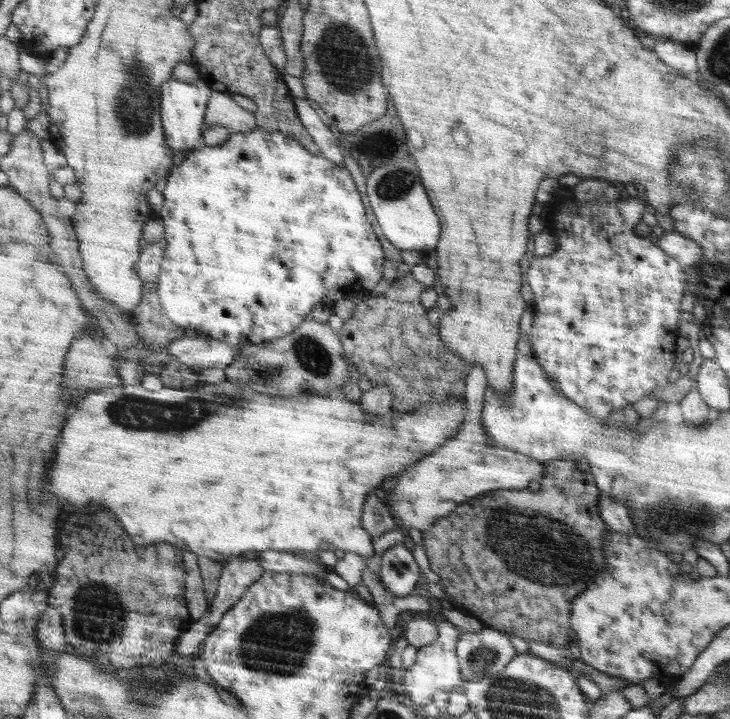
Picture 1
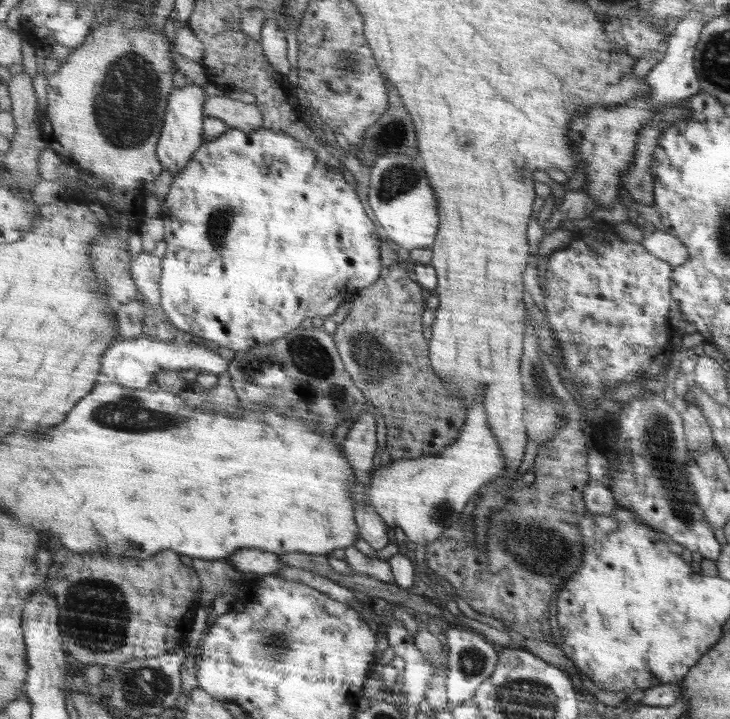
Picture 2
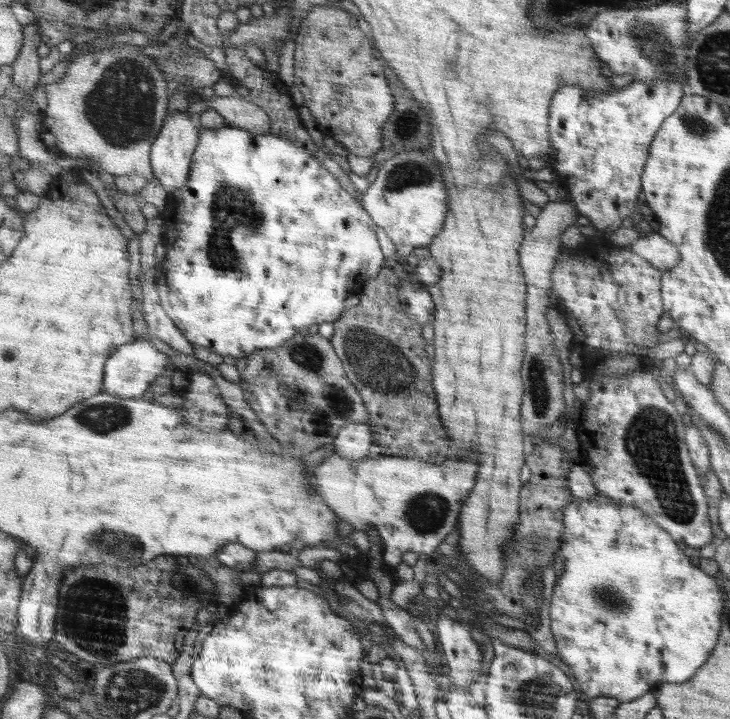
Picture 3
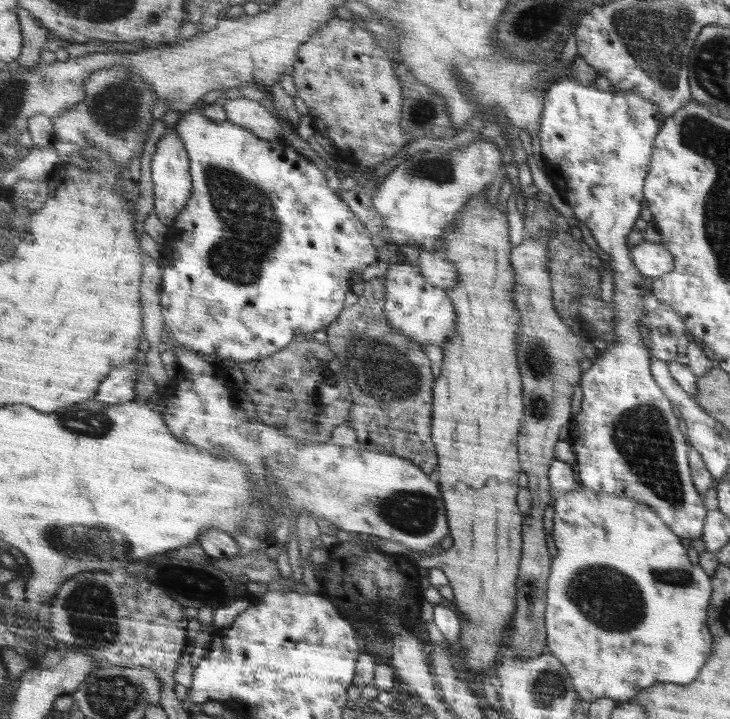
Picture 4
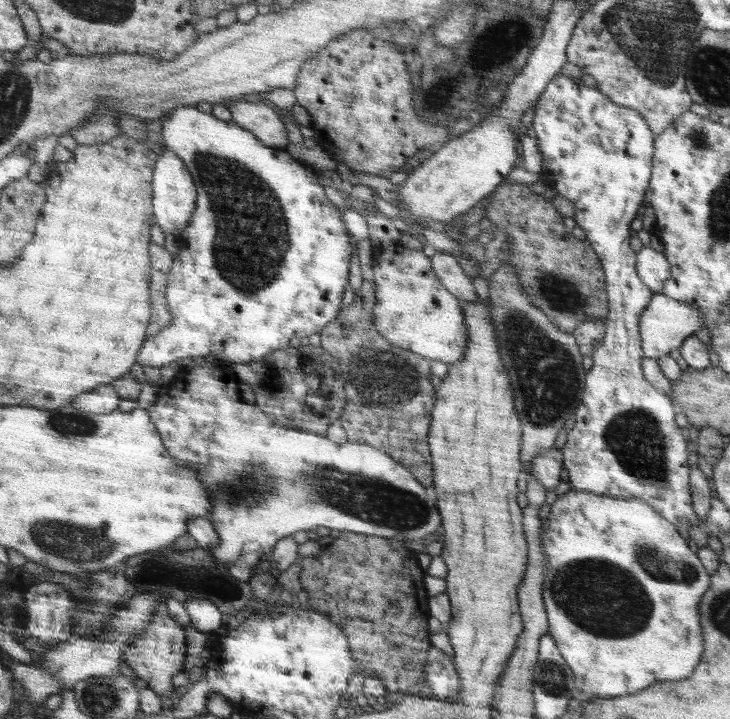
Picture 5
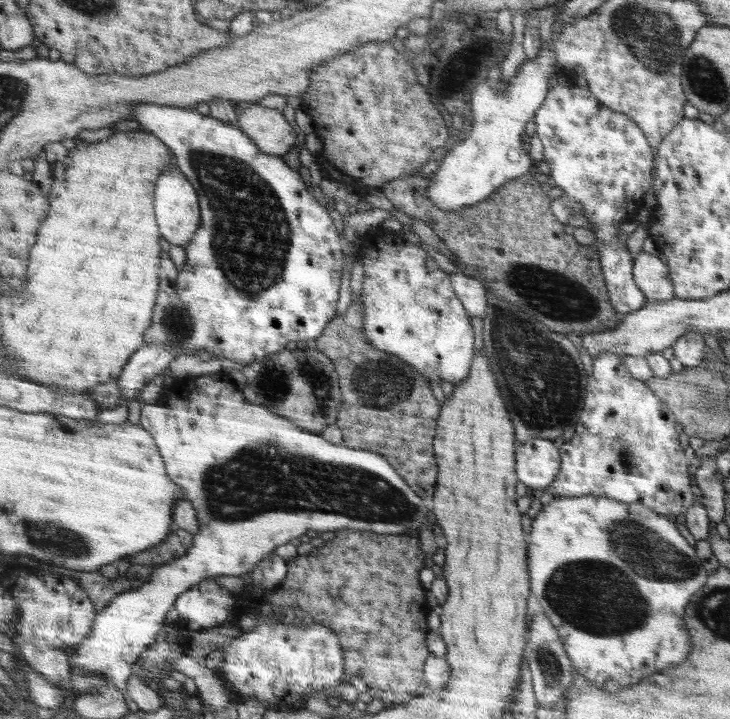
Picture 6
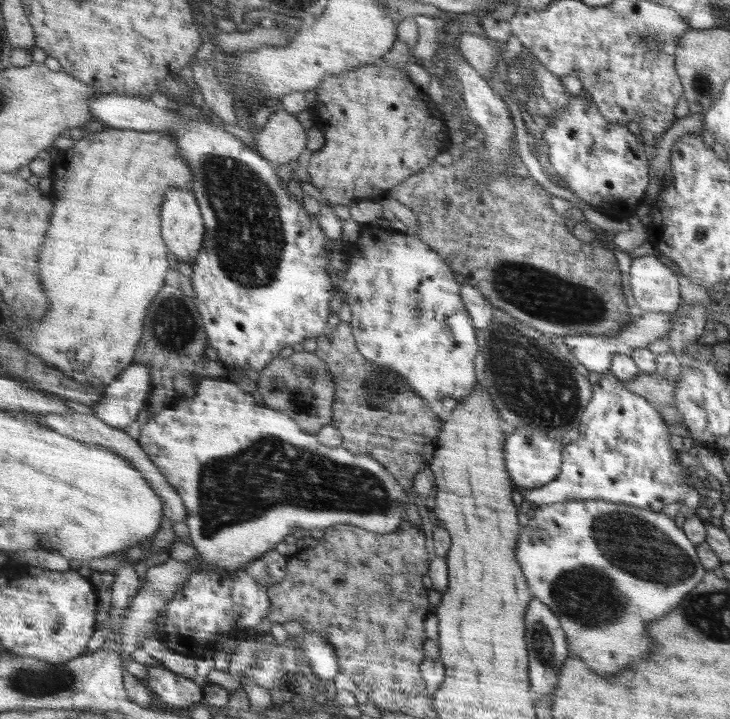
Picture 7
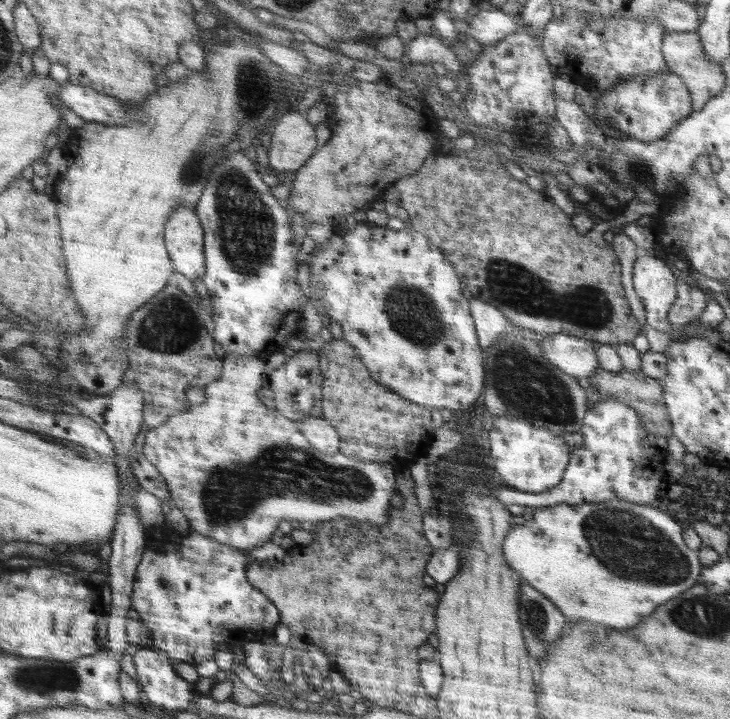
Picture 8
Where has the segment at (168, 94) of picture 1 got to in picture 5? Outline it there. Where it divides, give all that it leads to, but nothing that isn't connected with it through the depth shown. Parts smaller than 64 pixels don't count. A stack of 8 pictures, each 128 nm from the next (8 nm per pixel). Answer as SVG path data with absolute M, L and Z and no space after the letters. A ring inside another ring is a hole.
M166 148L158 161L153 183L155 220L166 232L175 237L181 234L190 224L191 216L198 204L198 187L192 179L186 163L174 150Z

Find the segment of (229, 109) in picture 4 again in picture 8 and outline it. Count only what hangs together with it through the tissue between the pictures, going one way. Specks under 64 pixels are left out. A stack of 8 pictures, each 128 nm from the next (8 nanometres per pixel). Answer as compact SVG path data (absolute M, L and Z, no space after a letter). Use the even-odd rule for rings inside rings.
M288 112L281 114L274 132L271 136L270 151L267 152L272 172L281 174L283 172L296 172L302 168L310 160L311 156L317 151L316 146L319 145L314 132L314 126L308 124L300 113Z

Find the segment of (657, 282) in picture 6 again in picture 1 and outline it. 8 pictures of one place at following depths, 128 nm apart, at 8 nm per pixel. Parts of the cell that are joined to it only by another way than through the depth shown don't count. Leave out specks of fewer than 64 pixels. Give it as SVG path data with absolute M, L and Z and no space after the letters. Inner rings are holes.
M679 232L664 233L655 239L664 251L684 266L692 267L703 258L703 247L695 239L688 238Z

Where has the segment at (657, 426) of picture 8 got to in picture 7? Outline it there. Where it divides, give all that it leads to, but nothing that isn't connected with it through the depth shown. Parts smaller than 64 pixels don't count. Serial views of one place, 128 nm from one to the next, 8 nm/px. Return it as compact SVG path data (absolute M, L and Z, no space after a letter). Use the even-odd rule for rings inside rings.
M656 372L638 373L634 378L624 381L628 391L643 395L652 406L662 413L662 417L670 423L670 433L678 436L689 436L687 428L682 424L682 415L675 405L674 389L676 378L667 378Z

